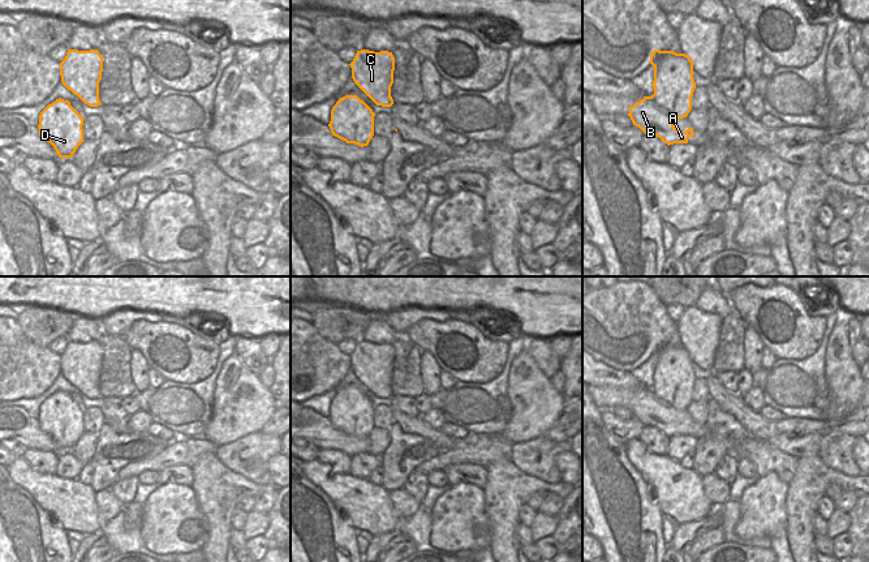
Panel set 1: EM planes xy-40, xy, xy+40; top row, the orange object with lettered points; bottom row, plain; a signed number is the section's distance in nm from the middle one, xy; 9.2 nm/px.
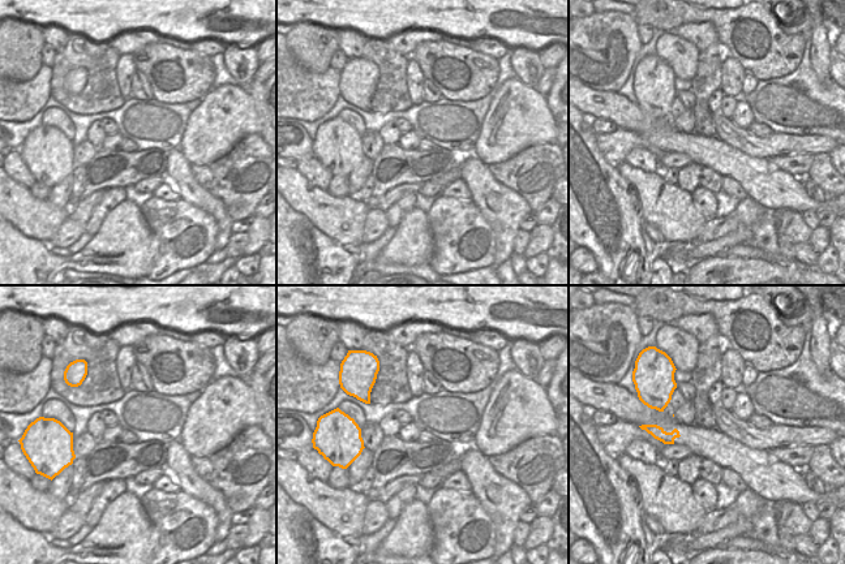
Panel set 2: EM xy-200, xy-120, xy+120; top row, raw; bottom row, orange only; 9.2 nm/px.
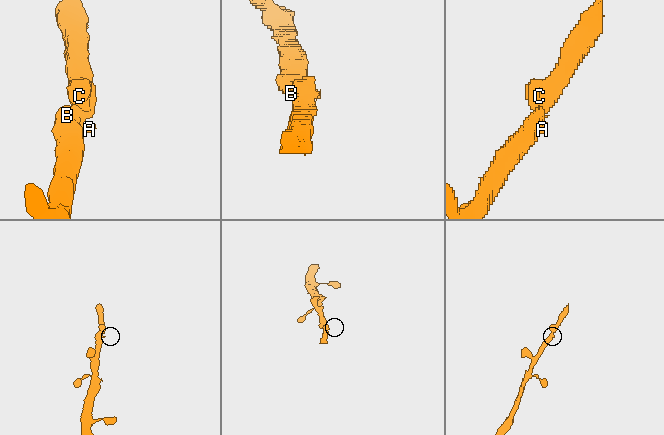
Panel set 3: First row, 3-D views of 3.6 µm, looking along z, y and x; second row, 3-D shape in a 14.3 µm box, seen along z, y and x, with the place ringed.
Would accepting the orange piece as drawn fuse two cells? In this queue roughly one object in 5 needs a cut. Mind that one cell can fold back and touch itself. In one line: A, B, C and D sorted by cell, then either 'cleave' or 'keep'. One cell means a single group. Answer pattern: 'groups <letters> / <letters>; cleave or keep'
groups A B C D; keep

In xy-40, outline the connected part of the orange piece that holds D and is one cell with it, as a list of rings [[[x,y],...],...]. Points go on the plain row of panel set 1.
[[[61,390],[39,407],[39,428],[50,434],[59,450],[72,450],[83,432],[83,408]]]

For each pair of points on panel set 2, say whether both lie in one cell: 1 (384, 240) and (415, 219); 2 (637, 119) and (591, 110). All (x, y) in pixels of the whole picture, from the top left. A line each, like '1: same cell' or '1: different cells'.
1: different cells
2: same cell

